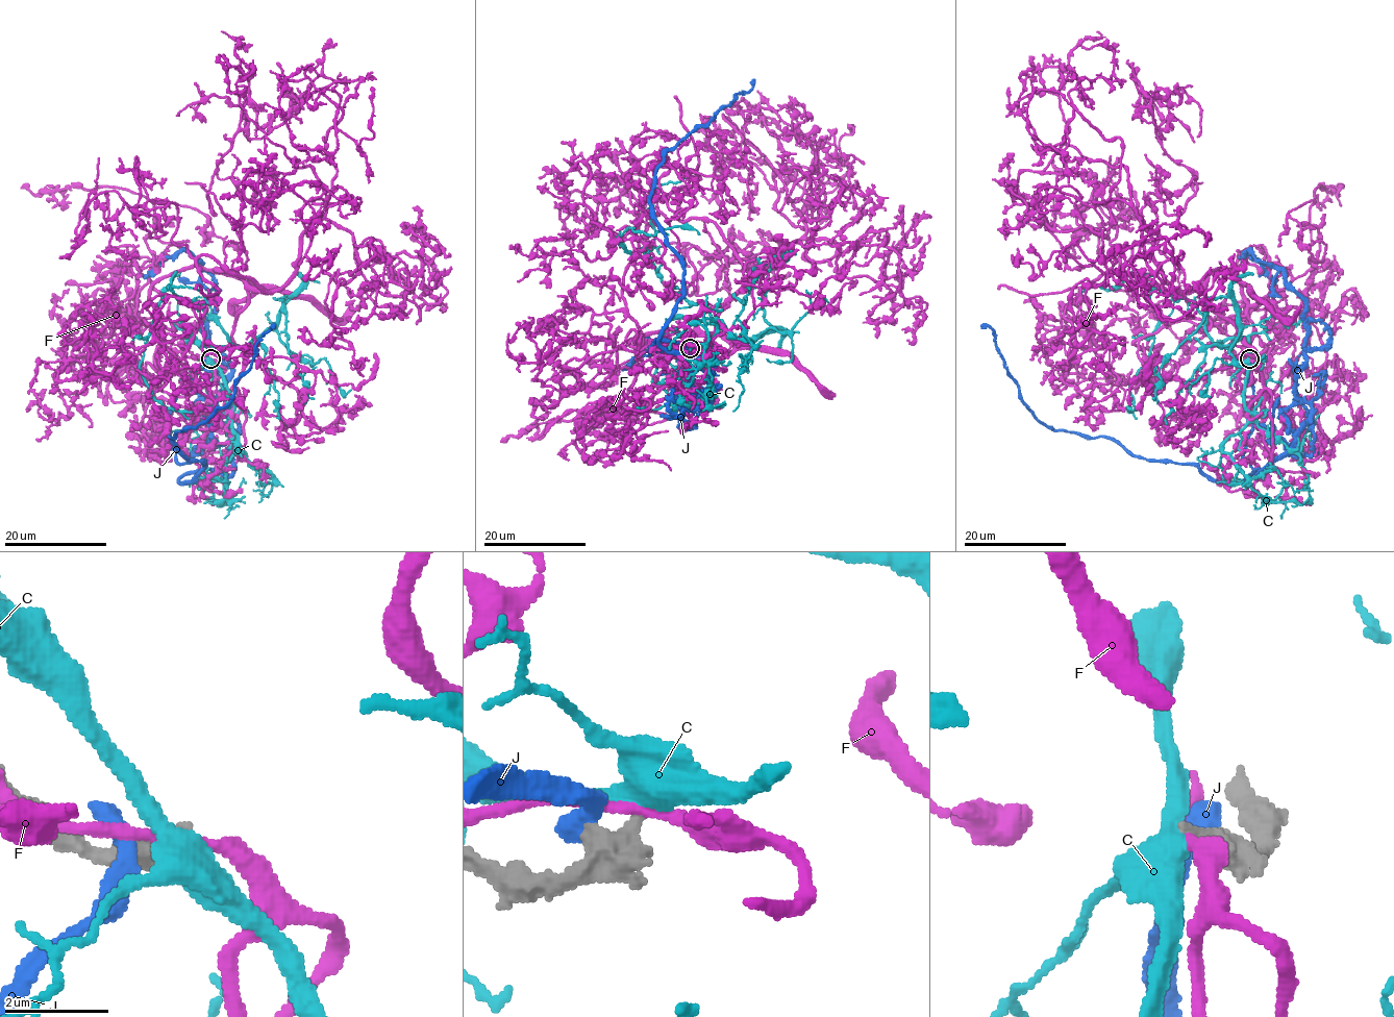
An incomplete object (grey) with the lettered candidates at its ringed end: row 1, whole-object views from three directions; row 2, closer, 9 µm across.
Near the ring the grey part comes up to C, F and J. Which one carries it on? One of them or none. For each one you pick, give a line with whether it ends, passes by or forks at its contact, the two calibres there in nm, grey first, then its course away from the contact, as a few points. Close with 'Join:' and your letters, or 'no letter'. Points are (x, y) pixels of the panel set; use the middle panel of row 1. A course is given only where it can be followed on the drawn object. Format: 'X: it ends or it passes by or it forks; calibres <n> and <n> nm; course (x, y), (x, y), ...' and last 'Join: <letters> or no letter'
Join: no letter

